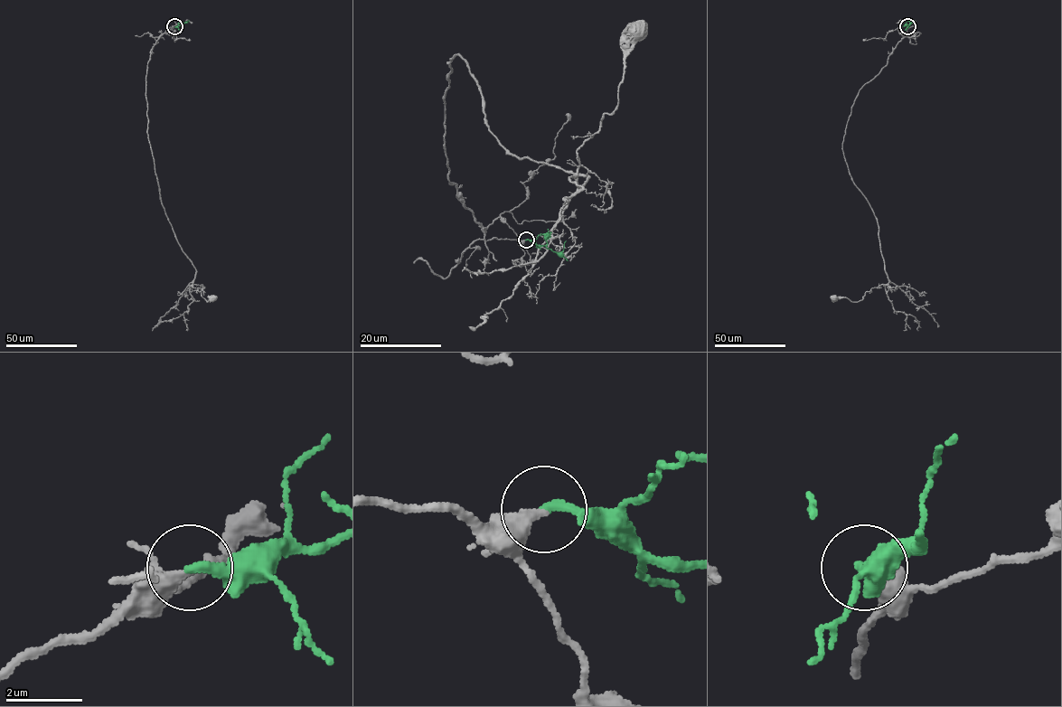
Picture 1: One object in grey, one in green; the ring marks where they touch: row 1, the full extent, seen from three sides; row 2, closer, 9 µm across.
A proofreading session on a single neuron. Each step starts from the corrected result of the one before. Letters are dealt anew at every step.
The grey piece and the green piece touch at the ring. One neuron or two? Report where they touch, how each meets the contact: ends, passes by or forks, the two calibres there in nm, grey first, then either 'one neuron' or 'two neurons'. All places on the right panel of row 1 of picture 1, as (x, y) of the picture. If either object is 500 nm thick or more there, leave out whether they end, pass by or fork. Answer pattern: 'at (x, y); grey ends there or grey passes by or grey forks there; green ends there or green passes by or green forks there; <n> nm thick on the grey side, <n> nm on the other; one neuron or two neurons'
at (907, 26); grey ends there; green ends there; 360 nm thick on the grey side, 280 nm on the other; one neuron

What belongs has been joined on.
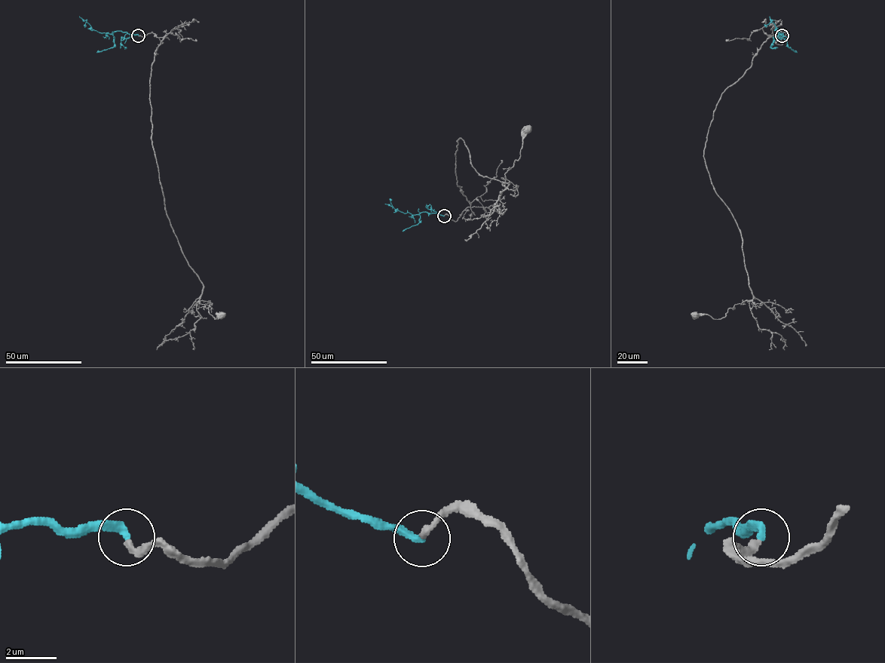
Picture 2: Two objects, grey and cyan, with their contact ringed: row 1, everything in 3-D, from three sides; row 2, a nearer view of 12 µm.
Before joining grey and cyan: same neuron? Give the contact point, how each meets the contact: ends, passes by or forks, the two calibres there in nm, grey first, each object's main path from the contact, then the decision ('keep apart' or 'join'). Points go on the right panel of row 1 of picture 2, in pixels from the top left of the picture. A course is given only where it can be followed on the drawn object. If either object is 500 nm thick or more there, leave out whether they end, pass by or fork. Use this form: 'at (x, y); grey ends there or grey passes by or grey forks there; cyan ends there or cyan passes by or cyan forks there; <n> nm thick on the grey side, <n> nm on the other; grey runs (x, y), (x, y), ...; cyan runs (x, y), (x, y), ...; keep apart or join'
at (782, 35); grey ends there; cyan ends there; 280 nm thick on the grey side, 320 nm on the other; grey runs (782, 35), (770, 36), (721, 94), (704, 150), (713, 189), (740, 231), (753, 299), (721, 318), (693, 314); cyan runs (782, 35), (779, 34), (777, 31), (780, 33), (770, 16); join

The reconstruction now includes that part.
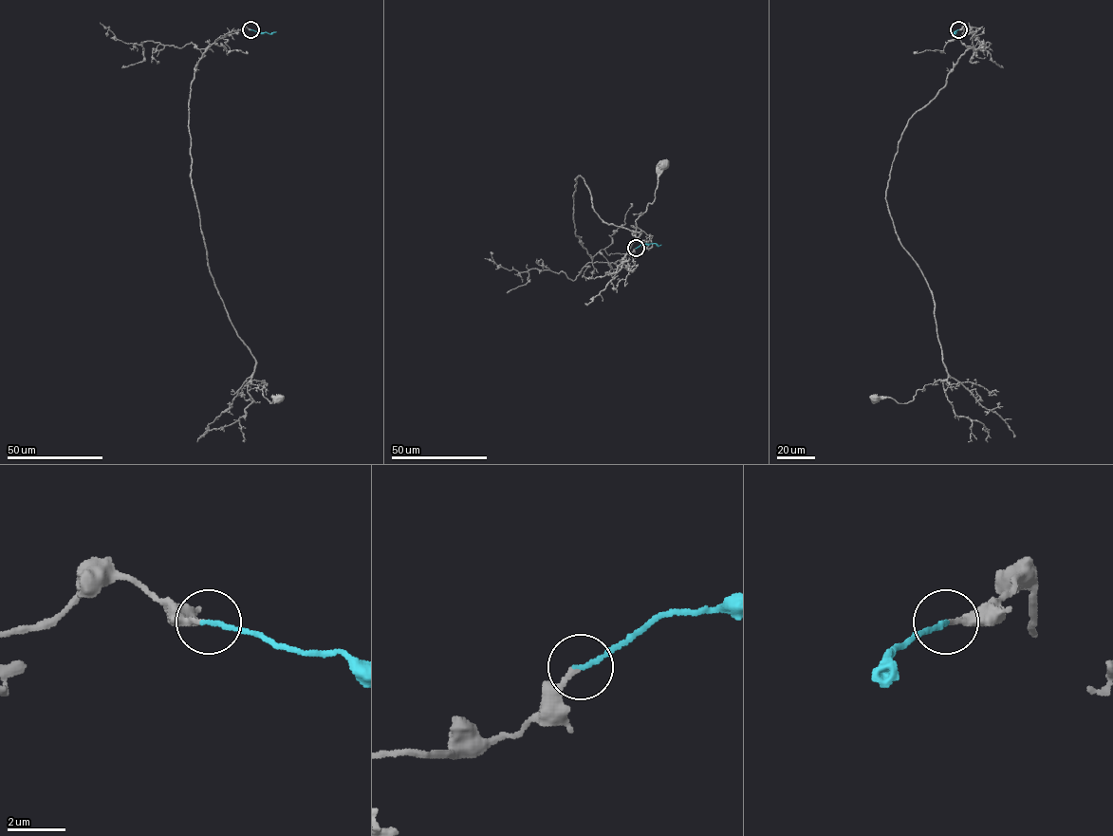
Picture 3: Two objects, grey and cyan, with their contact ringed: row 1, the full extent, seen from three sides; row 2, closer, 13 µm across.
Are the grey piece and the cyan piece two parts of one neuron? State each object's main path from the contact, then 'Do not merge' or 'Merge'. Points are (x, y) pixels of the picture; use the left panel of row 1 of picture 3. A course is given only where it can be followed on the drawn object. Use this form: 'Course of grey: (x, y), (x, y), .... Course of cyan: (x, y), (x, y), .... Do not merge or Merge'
Course of grey: (250, 29), (221, 35), (194, 67), (191, 178), (210, 271), (255, 361), (250, 383), (269, 402), (278, 398). Course of cyan: (250, 29), (270, 34), (276, 31). Merge

